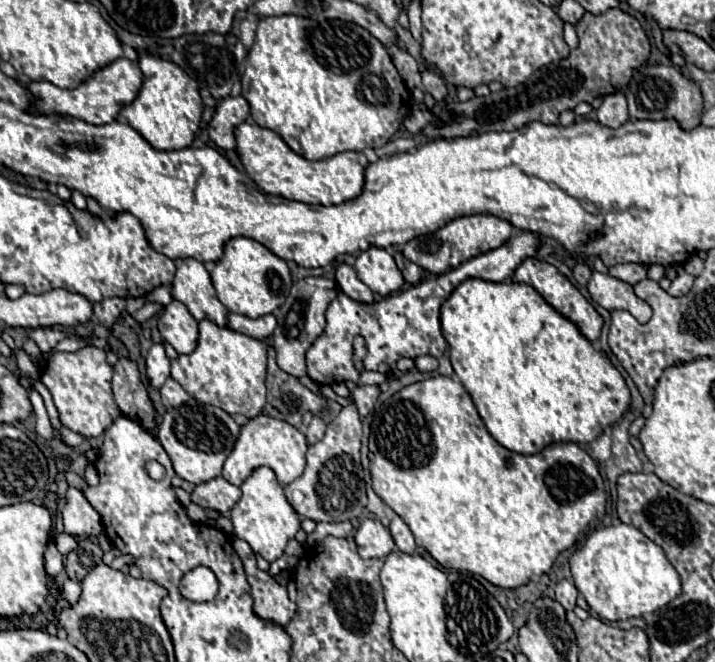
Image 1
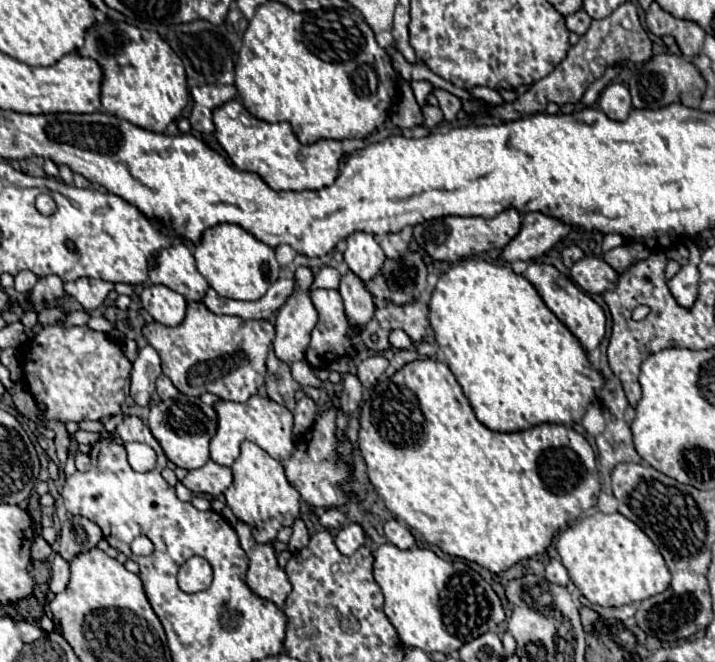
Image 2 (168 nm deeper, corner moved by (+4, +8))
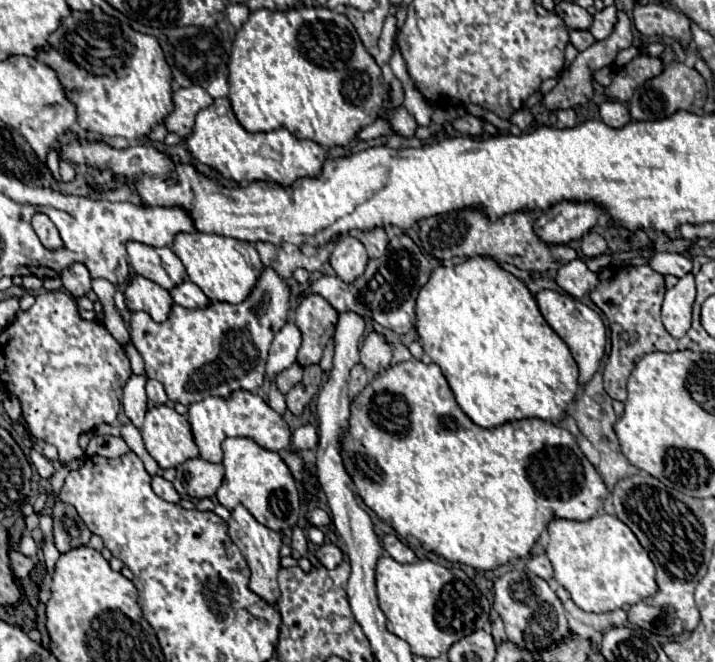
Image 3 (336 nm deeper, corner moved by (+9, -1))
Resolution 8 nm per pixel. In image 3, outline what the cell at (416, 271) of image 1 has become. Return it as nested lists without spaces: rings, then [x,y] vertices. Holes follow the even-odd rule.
[[[372,229],[372,231],[364,231],[358,235],[358,239],[362,241],[362,245],[366,247],[370,257],[380,257],[380,253],[384,253],[386,245],[388,245],[388,237],[384,229]]]

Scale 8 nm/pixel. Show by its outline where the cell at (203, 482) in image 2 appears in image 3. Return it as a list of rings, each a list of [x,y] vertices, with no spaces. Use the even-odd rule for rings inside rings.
[[[200,457],[188,459],[182,465],[176,467],[176,479],[174,487],[178,495],[184,495],[184,483],[186,493],[196,499],[214,497],[216,489],[220,487],[220,481],[224,479],[224,465],[222,463],[210,463]],[[186,475],[186,481],[184,481]]]

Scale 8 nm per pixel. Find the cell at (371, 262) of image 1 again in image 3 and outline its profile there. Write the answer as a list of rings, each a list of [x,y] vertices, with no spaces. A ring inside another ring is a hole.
[[[342,237],[330,255],[330,265],[342,281],[352,283],[364,273],[368,253],[356,237]]]

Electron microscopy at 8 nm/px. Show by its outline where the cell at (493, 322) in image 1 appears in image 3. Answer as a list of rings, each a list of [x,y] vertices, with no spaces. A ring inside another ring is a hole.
[[[468,257],[452,267],[436,267],[416,299],[416,329],[426,355],[440,365],[460,409],[480,427],[538,417],[558,423],[578,391],[578,367],[568,345],[542,317],[534,295],[492,257]]]

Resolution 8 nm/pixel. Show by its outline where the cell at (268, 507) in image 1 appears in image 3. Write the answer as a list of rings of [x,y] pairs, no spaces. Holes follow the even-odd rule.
[[[226,437],[222,443],[224,451],[224,479],[216,491],[218,501],[226,509],[234,509],[242,503],[256,521],[270,529],[292,529],[300,515],[300,495],[296,489],[296,481],[284,463],[282,455],[276,451],[268,451],[260,447],[250,437]]]

